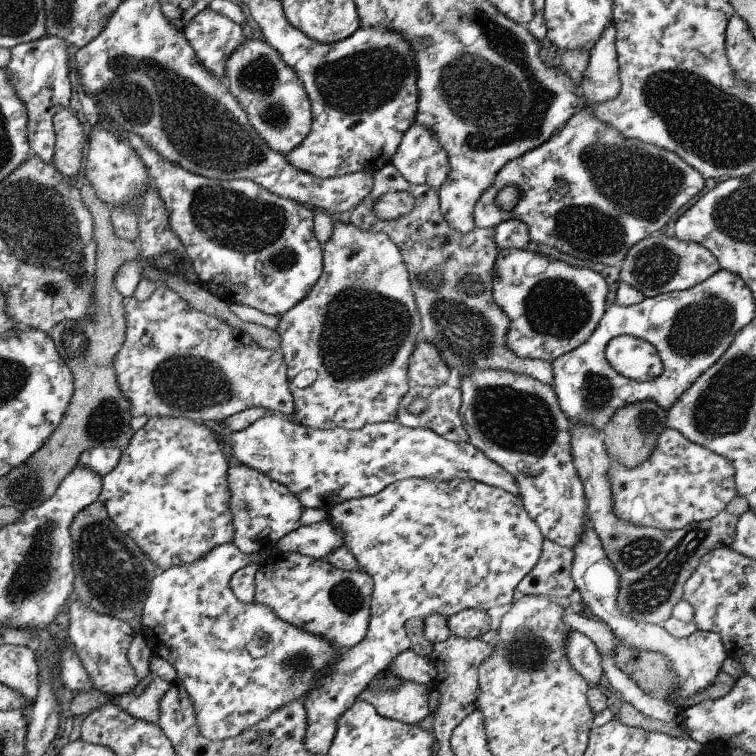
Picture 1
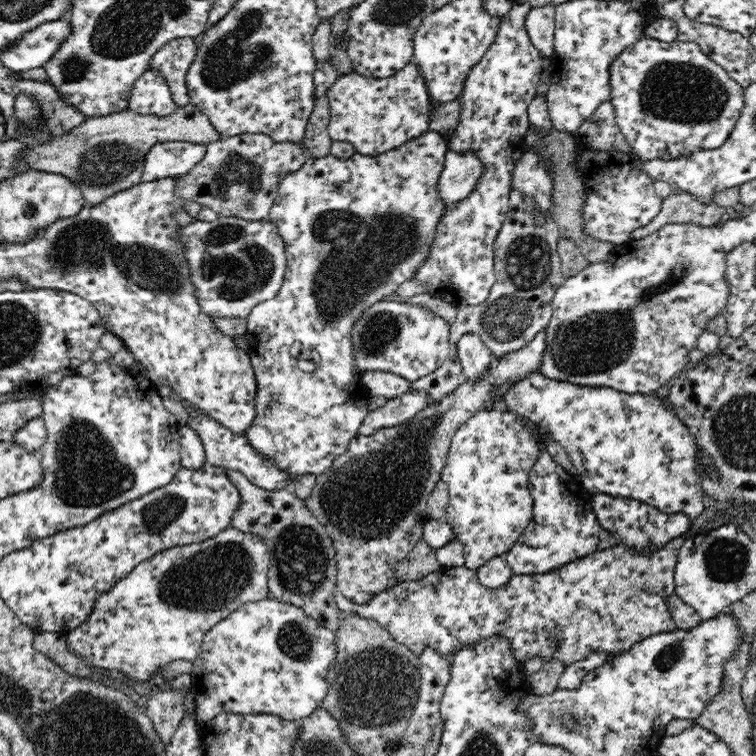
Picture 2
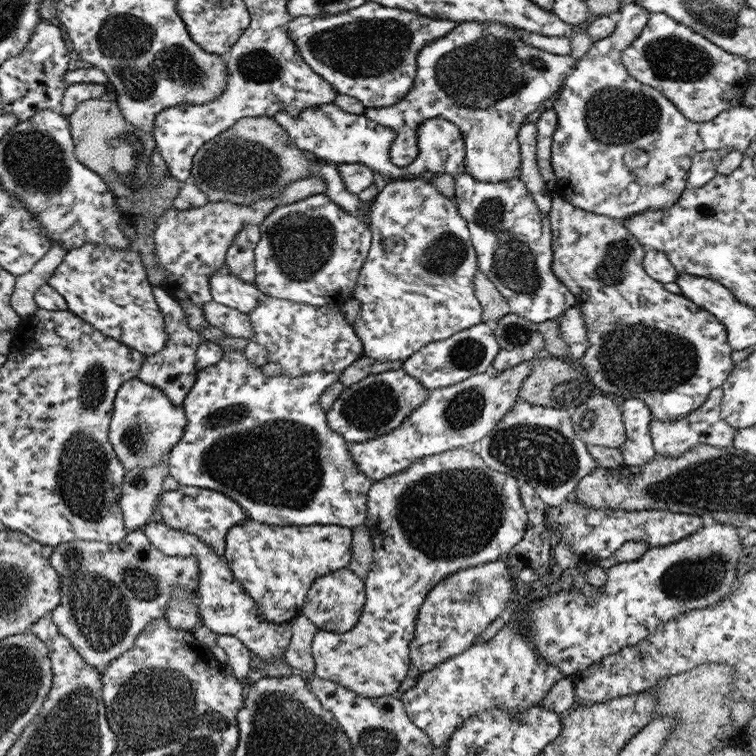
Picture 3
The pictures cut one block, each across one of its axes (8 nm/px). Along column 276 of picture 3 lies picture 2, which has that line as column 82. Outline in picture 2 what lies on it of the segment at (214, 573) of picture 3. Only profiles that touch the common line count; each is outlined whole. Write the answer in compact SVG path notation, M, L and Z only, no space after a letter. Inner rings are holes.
M232 526L225 528L222 532L208 540L189 545L176 545L174 548L162 550L162 552L154 554L152 558L140 562L128 576L116 582L106 594L100 594L100 598L96 600L94 610L92 610L92 614L88 616L86 622L80 624L80 626L77 626L66 635L68 647L76 655L82 657L89 666L99 666L108 671L116 668L116 670L123 672L123 674L129 678L127 681L131 683L131 685L133 685L134 682L136 684L148 684L152 679L152 675L154 676L161 666L170 664L170 662L174 662L174 660L196 660L197 656L200 654L202 642L208 630L221 620L224 620L224 618L232 614L236 609L239 609L240 606L249 602L258 602L259 600L268 598L269 586L267 581L270 561L271 555L269 554L268 547L260 536L242 532Z

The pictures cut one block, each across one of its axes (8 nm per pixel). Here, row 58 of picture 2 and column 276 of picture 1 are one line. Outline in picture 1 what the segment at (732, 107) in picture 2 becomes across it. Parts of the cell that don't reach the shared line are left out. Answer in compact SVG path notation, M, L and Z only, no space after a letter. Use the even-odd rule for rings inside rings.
M226 543L216 548L213 548L205 557L194 561L187 565L180 565L179 567L172 567L165 571L157 572L156 576L150 583L150 594L144 603L142 615L142 632L146 639L147 646L151 649L153 654L166 659L175 668L178 682L183 684L184 690L191 698L191 703L195 712L195 722L199 733L209 741L223 741L224 739L231 739L244 732L247 728L253 727L262 721L265 721L274 711L279 708L291 705L293 702L300 702L307 697L311 689L315 687L324 675L327 674L329 667L333 667L341 658L342 650L336 650L328 639L323 636L313 635L311 632L306 632L304 629L295 627L293 624L288 624L282 620L269 606L260 603L245 603L242 602L231 589L231 576L240 569L248 565L258 563L260 564L264 558L268 556L269 552L253 552L251 555L243 553L234 543Z

